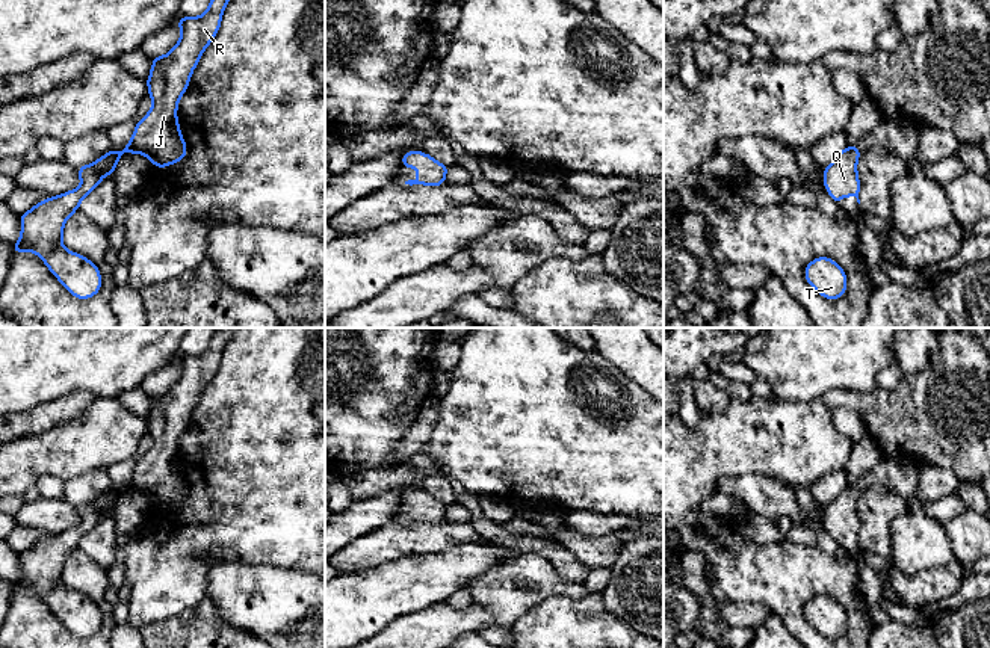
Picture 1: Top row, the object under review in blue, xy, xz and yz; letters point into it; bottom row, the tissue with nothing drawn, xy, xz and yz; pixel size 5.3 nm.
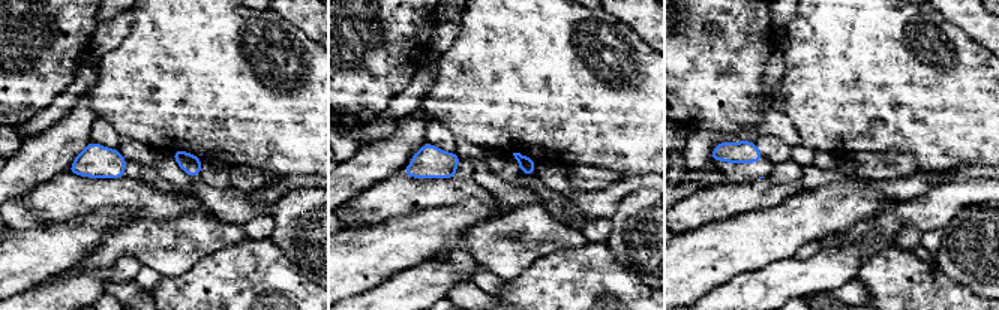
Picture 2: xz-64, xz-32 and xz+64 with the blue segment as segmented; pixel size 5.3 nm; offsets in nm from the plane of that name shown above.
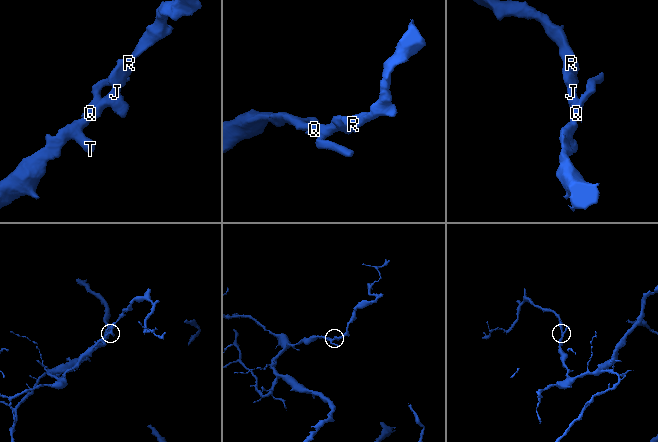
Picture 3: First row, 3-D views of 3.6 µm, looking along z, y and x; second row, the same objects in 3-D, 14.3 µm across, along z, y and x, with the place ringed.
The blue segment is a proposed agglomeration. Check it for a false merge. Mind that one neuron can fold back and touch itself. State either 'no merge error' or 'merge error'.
no merge error

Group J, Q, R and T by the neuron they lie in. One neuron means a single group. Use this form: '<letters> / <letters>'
J Q R T

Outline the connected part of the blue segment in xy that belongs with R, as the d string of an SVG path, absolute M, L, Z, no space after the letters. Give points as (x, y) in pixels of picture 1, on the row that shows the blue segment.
M212 0L203 15L178 18L180 41L166 56L153 57L151 73L145 80L153 107L136 124L133 137L124 150L110 150L97 162L77 168L82 181L79 189L47 198L20 214L21 237L12 246L12 254L32 251L39 255L77 299L89 299L100 292L101 273L91 260L62 245L67 219L79 210L83 198L101 183L104 175L113 174L122 154L144 154L156 168L178 163L186 157L187 145L177 121L178 100L186 92L203 51L215 39L228 2Z

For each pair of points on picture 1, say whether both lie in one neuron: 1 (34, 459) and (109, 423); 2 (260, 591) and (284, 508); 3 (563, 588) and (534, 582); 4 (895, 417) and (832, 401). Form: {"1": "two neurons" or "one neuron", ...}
{"1": "one neuron", "2": "two neurons", "3": "one neuron", "4": "one neuron"}

